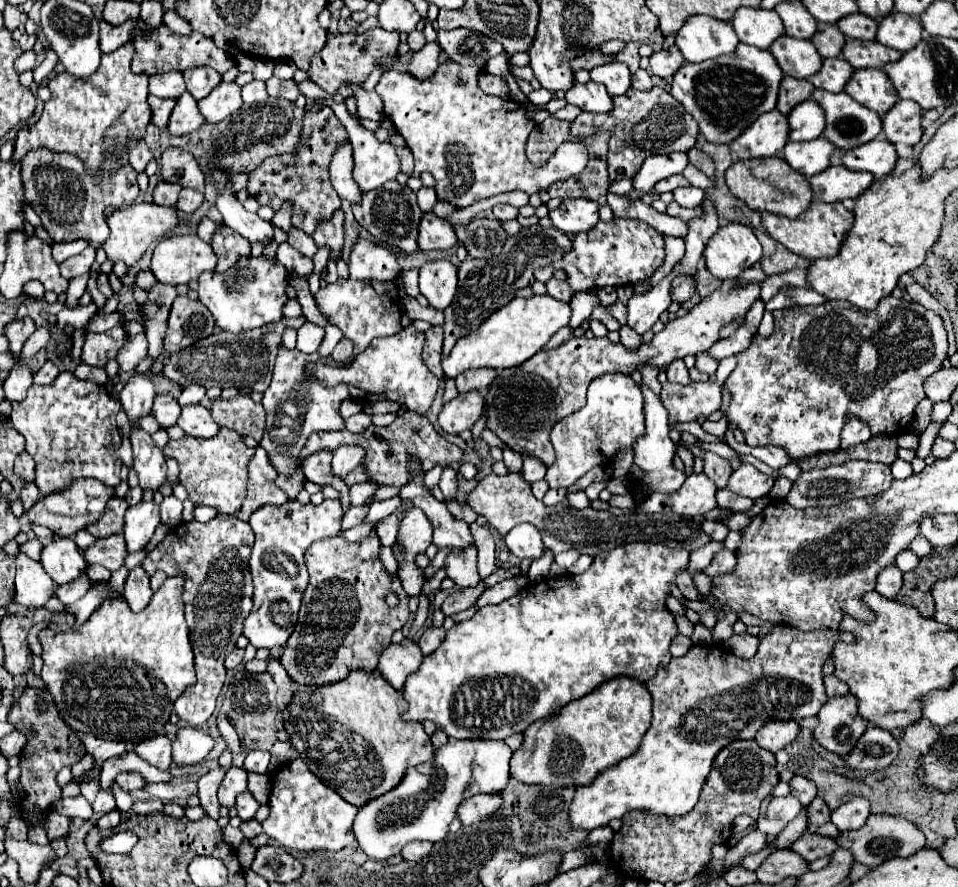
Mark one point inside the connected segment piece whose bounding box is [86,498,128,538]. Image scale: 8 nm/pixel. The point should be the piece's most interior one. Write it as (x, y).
(110, 522)

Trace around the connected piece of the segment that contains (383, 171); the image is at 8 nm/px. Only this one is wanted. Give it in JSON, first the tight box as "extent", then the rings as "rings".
{"extent":[328,102,400,192],"rings":[[[328,102],[328,106],[334,110],[334,114],[338,116],[338,120],[346,126],[348,130],[348,136],[350,136],[350,144],[354,148],[354,170],[352,170],[352,178],[354,182],[360,186],[362,192],[370,192],[370,190],[376,190],[380,186],[384,186],[388,180],[394,180],[400,172],[400,160],[394,152],[394,146],[392,144],[382,144],[376,140],[376,136],[366,130],[362,124],[358,124],[346,110],[346,104],[344,102]]]}

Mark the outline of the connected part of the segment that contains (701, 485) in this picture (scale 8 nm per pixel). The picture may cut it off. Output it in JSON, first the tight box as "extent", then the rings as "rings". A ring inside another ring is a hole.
{"extent":[636,474,718,516],"rings":[[[690,474],[678,492],[672,496],[648,496],[636,506],[636,512],[674,512],[680,516],[706,514],[718,506],[716,490],[716,484],[708,480],[706,474]]]}

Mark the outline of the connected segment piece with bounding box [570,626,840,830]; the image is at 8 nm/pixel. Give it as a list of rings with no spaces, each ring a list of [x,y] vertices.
[[[778,626],[774,632],[760,640],[758,652],[752,660],[726,660],[726,652],[718,644],[708,648],[692,646],[682,658],[672,658],[668,668],[660,668],[646,688],[654,702],[652,726],[646,732],[640,748],[630,758],[602,772],[592,786],[578,786],[572,802],[570,822],[582,830],[594,830],[606,826],[612,818],[622,818],[630,810],[652,810],[666,816],[684,816],[698,802],[704,780],[710,774],[716,754],[734,740],[752,740],[756,732],[772,720],[802,720],[816,716],[822,704],[828,700],[822,684],[822,666],[832,654],[834,644],[840,640],[840,632],[820,630],[802,632],[788,626]]]

